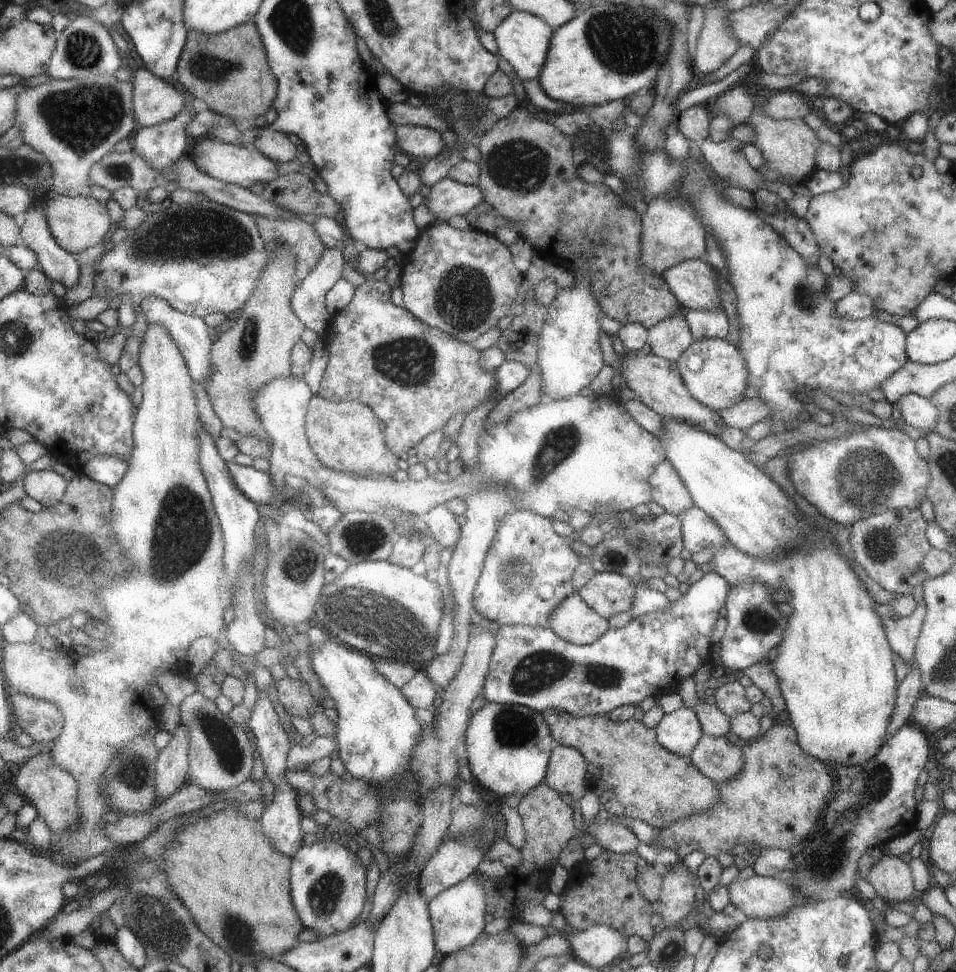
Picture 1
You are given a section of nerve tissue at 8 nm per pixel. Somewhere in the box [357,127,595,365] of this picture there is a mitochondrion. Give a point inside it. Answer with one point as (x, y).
(464, 299)

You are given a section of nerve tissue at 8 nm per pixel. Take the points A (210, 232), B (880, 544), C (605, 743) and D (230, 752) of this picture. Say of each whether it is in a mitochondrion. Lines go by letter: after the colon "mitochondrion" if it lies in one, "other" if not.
A: mitochondrion
B: mitochondrion
C: other
D: mitochondrion

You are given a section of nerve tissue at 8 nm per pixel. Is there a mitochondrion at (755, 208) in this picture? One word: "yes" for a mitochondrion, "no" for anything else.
no

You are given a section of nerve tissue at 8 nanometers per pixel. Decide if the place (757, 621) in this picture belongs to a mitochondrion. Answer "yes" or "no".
yes

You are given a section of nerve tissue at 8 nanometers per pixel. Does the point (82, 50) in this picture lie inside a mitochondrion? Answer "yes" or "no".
yes

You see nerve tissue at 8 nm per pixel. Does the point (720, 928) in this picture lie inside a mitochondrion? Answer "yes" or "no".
no

